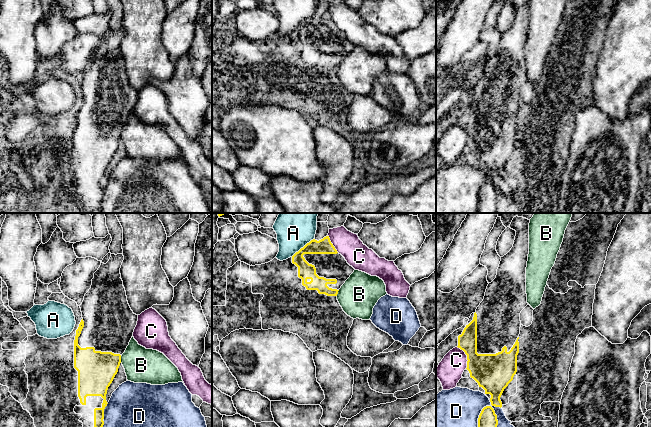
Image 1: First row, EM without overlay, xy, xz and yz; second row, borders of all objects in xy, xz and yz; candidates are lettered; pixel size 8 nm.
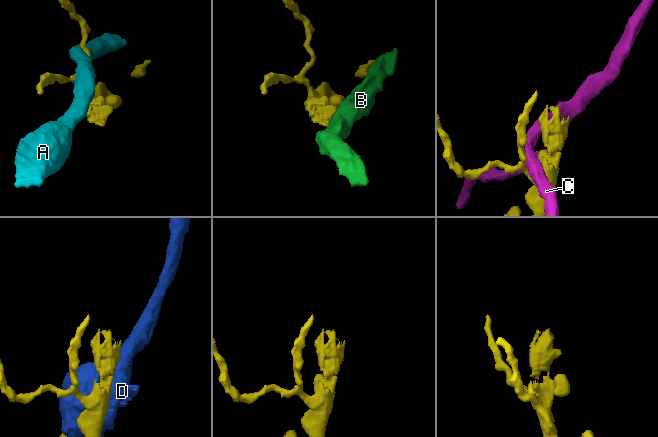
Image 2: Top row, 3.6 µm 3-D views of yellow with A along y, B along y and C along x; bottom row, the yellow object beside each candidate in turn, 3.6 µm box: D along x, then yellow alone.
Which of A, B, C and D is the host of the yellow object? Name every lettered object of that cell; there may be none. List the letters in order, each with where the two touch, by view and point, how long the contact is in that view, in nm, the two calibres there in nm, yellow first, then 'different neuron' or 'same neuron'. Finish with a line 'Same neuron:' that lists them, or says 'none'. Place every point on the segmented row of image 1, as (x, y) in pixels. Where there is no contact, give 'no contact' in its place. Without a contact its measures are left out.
A: meets yellow in xz at (303, 247); contact 240 nm long; 130 nm thick on the yellow side, 320 nm on the other; different neuron
B: meets yellow in xy at (120, 359); contact 60 nm long; 300 nm thick on the yellow side, 280 nm on the other; different neuron
C: meets yellow in yz at (467, 357); contact 200 nm long; 300 nm thick on the yellow side, 200 nm on the other; different neuron
D: meets yellow in yz at (482, 409); contact 240 nm long; 140 nm thick on the yellow side, 320 nm on the other; different neuron
Same neuron: none

